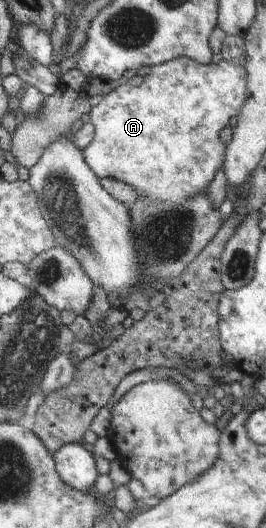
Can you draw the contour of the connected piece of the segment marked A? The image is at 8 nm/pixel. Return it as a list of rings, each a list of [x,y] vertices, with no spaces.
[[[178,58],[176,60],[167,61],[165,64],[152,66],[151,72],[143,76],[144,83],[139,87],[132,86],[129,82],[122,84],[110,93],[104,95],[103,99],[90,110],[90,122],[95,127],[94,139],[81,152],[85,156],[85,161],[89,164],[90,169],[97,174],[99,178],[114,178],[121,182],[131,185],[140,198],[150,198],[157,202],[165,204],[186,205],[189,199],[199,196],[204,187],[214,179],[214,173],[222,166],[222,158],[225,154],[225,147],[220,141],[219,133],[230,123],[230,119],[234,115],[239,115],[247,100],[247,78],[249,73],[244,64],[234,63],[221,60],[219,63],[210,62],[209,64],[199,64],[188,58]]]

